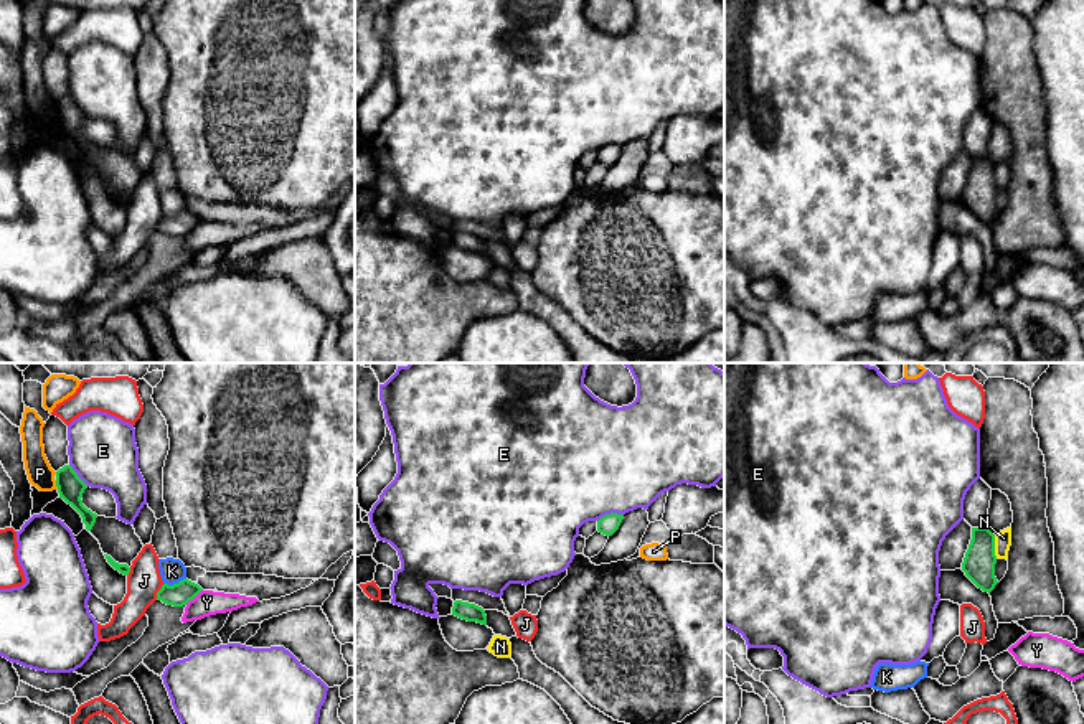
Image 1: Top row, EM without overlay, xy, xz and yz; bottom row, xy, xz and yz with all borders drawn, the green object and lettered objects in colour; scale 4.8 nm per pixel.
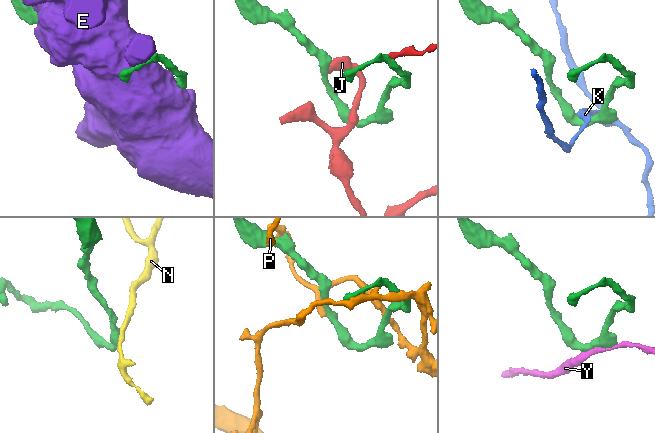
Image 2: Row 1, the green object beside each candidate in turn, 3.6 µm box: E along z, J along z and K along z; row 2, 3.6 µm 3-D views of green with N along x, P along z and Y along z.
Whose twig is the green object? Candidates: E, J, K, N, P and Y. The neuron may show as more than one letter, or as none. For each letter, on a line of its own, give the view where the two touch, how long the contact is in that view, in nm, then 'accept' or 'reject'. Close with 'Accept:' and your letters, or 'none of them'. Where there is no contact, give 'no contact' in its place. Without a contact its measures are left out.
E: contact in xz; length 140 nm; reject
J: contact in xy; length 90 nm; reject
K: contact in xy; length 120 nm; reject
N: contact in yz; length 120 nm; reject
P: contact in xy; length 50 nm; reject
Y: contact in xy; length 120 nm; reject
Accept: none of them

